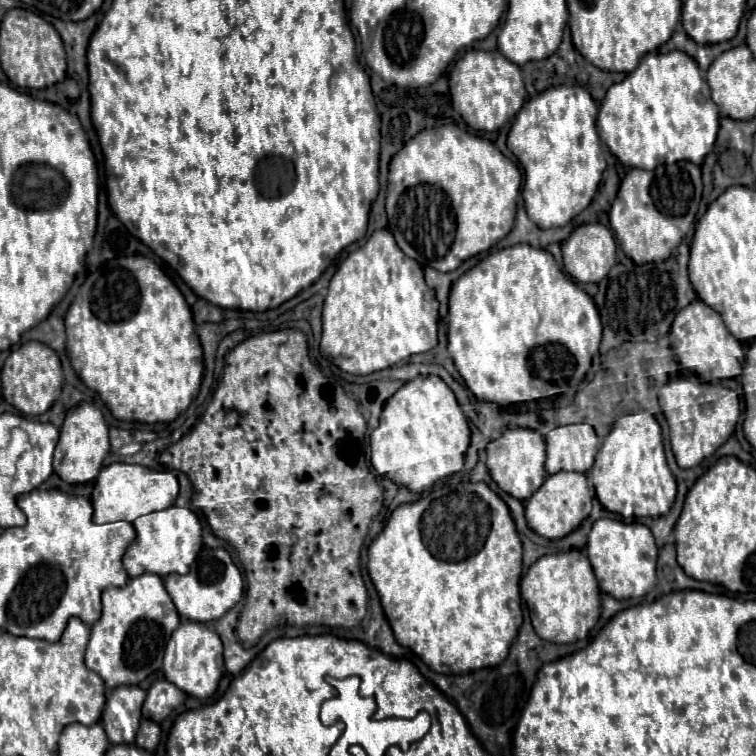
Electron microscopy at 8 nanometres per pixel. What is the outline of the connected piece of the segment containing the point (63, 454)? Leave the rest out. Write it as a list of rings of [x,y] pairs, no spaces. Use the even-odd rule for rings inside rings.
[[[80,403],[66,413],[64,425],[60,429],[60,441],[54,451],[54,473],[66,483],[94,481],[102,469],[108,449],[108,427],[100,409],[96,409],[92,403]]]

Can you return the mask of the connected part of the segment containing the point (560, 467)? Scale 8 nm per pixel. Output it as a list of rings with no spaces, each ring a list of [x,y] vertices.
[[[588,423],[564,425],[564,427],[552,429],[546,435],[546,471],[548,471],[548,475],[554,475],[558,471],[586,473],[592,467],[592,463],[594,463],[598,447],[600,447],[598,437],[596,437],[592,425],[588,425]]]

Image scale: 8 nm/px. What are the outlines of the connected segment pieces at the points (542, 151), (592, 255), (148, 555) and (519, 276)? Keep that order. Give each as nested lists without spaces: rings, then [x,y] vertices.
[[[550,87],[518,111],[510,133],[508,149],[524,169],[524,209],[540,229],[564,227],[584,211],[598,191],[606,159],[596,133],[598,105],[584,87]]]
[[[586,223],[562,243],[564,269],[578,283],[600,283],[616,263],[616,243],[608,227]]]
[[[174,505],[164,511],[142,515],[132,525],[136,529],[136,541],[124,555],[124,569],[132,579],[142,573],[166,577],[172,573],[186,575],[186,571],[190,571],[190,563],[194,563],[198,551],[202,549],[202,527],[198,517],[190,509]]]
[[[514,245],[514,247],[506,247],[502,251],[490,253],[476,267],[472,267],[470,271],[466,271],[452,285],[452,293],[450,293],[449,297],[448,314],[445,317],[445,323],[448,328],[447,351],[453,359],[456,369],[458,369],[458,373],[462,375],[466,387],[474,393],[474,397],[478,401],[497,403],[501,406],[534,401],[534,399],[546,399],[546,397],[554,397],[554,395],[566,393],[568,389],[576,389],[580,385],[580,381],[584,379],[586,371],[590,369],[593,356],[598,353],[602,340],[601,318],[596,305],[594,305],[594,301],[592,301],[592,297],[586,295],[568,275],[564,275],[560,271],[558,263],[554,261],[554,257],[548,251],[534,249],[532,245]]]

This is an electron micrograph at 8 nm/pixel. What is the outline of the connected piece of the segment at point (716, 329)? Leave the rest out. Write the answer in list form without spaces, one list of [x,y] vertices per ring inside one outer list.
[[[700,299],[690,303],[676,315],[670,329],[670,343],[678,363],[684,369],[690,369],[692,373],[696,373],[698,377],[704,377],[702,379],[704,383],[718,381],[718,379],[734,379],[742,373],[744,350],[741,342],[730,335],[720,315]]]

